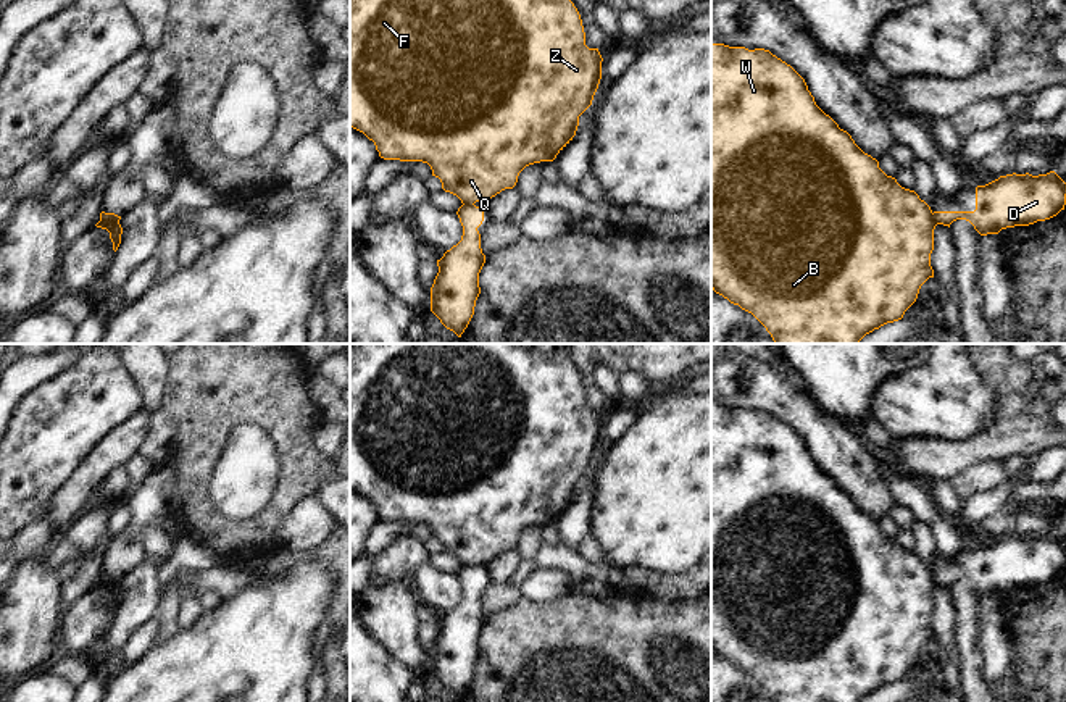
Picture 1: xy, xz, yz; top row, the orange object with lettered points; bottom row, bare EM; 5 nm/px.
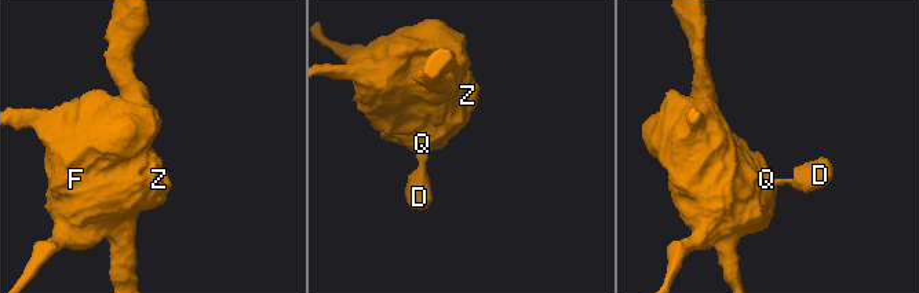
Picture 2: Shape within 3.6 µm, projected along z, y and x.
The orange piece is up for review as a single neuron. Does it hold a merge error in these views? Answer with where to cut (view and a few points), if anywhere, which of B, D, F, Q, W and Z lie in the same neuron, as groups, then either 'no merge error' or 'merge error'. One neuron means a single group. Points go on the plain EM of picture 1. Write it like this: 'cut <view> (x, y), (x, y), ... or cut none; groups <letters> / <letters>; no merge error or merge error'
cut xz (463, 565), (473, 567); groups B F Q W Z / D; merge error

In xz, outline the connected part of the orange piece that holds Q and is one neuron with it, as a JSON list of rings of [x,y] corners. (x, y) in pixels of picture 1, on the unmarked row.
[[[350,344],[350,489],[363,494],[374,504],[379,518],[384,521],[423,523],[439,539],[442,550],[456,557],[463,566],[489,563],[505,550],[513,550],[519,534],[534,524],[553,523],[556,516],[573,502],[579,487],[579,478],[592,466],[602,441],[602,416],[598,410],[585,407],[585,394],[581,376],[568,357],[569,344]]]

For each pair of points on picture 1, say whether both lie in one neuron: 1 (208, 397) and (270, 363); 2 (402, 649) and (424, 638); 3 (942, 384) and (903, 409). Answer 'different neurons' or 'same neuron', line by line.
1: same neuron
2: different neurons
3: same neuron

